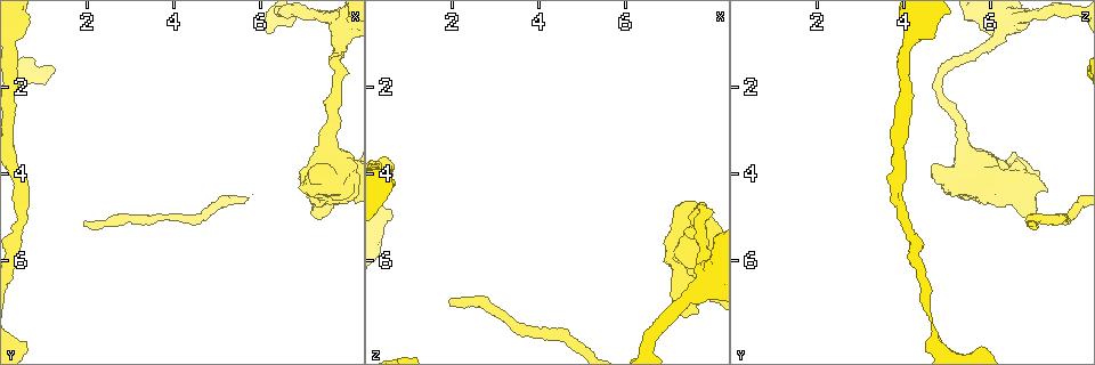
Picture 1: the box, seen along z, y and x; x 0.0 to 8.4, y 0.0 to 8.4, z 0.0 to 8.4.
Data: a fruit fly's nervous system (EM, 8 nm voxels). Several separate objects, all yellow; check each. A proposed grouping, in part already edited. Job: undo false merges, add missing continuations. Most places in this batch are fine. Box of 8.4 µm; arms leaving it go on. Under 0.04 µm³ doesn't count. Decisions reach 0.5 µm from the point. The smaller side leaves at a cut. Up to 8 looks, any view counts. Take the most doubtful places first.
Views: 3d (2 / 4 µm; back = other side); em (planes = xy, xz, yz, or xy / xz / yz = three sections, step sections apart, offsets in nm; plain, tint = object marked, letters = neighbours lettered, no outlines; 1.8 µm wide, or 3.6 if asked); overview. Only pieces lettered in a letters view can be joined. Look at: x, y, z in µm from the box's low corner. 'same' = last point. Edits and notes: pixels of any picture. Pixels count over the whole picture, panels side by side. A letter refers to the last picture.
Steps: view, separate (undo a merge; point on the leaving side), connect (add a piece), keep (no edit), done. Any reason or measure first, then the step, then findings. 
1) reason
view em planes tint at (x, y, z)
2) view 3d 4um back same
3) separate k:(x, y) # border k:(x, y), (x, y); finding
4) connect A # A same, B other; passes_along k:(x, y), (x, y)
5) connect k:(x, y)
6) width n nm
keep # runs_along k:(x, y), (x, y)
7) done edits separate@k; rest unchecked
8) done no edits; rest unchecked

free end
view 3d 2um back at (1.90, 5.15, 6.95)

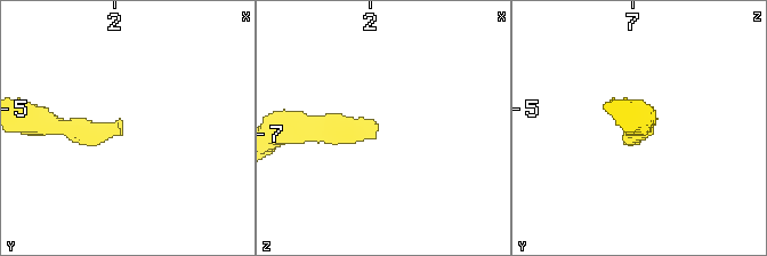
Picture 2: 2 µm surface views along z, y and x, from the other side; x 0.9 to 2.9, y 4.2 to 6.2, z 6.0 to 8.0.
now the EM
view em 3.6um planes letters at (1.94, 5.20, 6.98)

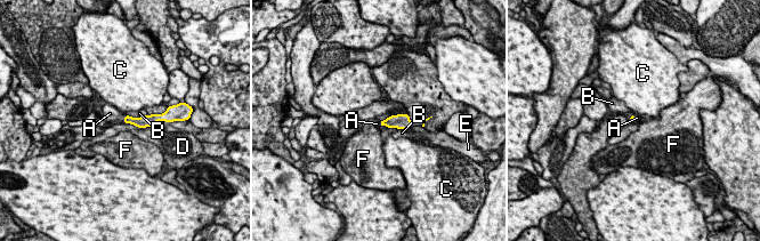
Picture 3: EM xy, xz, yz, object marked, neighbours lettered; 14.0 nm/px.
connect A # A same, B other, C other, D other, E other, F other; passes_along 3:(139, 122), (124, 119), (110, 113); the cell continues

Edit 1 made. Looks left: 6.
redraw
view overview

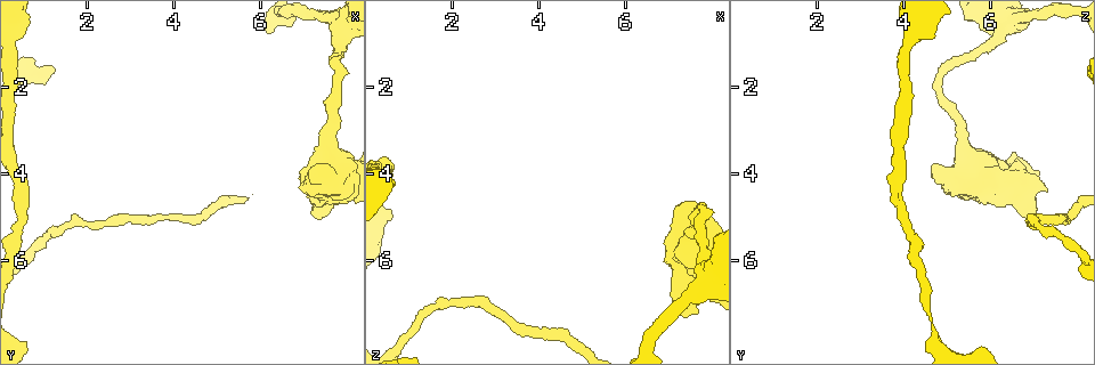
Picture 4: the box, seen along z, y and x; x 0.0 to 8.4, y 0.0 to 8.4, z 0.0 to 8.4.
calibre changes
view em 3.6um xz step 16 plain at (7.65, 3.60, 5.45)

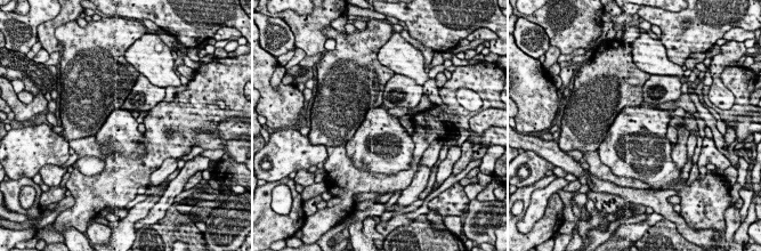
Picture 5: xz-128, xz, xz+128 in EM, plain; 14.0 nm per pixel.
what lies round it
view em 3.6um xz step 16 letters same

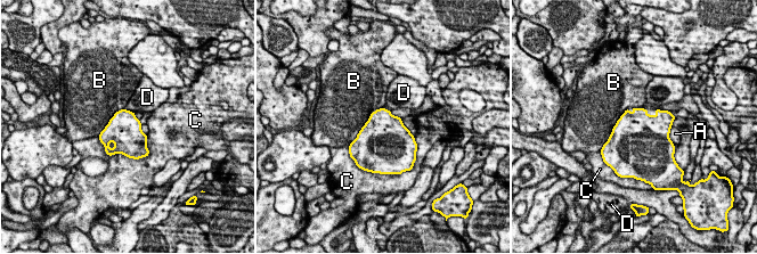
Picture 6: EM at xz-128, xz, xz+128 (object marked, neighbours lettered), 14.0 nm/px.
width 500 nm
keep # A other, B other, C other, D other; border 6:(382, 107), (371, 114), (348, 145); all the same cell

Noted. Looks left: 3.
an open end
view 3d 2um at (0.60, 7.90, 4.90)

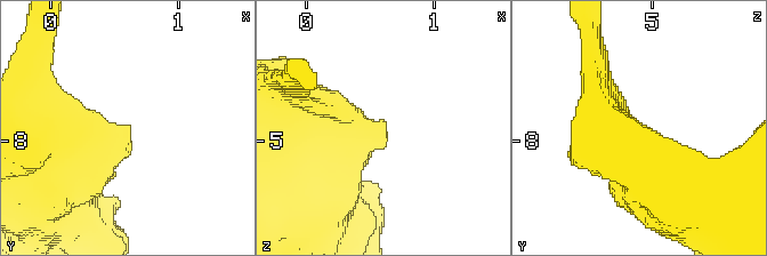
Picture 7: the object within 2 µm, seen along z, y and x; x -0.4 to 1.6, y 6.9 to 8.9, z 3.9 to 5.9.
view em xy step 8 letters at (0.62, 7.90, 4.86)

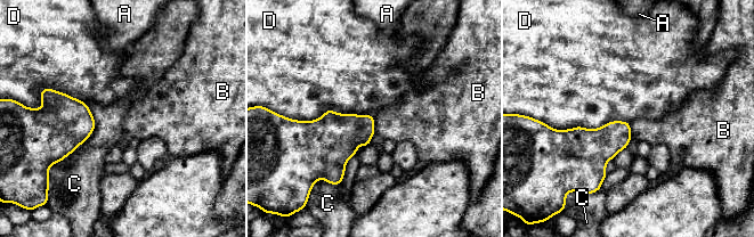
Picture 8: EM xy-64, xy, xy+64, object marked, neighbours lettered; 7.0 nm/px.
keep # A other, B other, C other, D other; no lettered piece goes on from it

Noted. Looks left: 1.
done edits connect@3; rest unchecked

